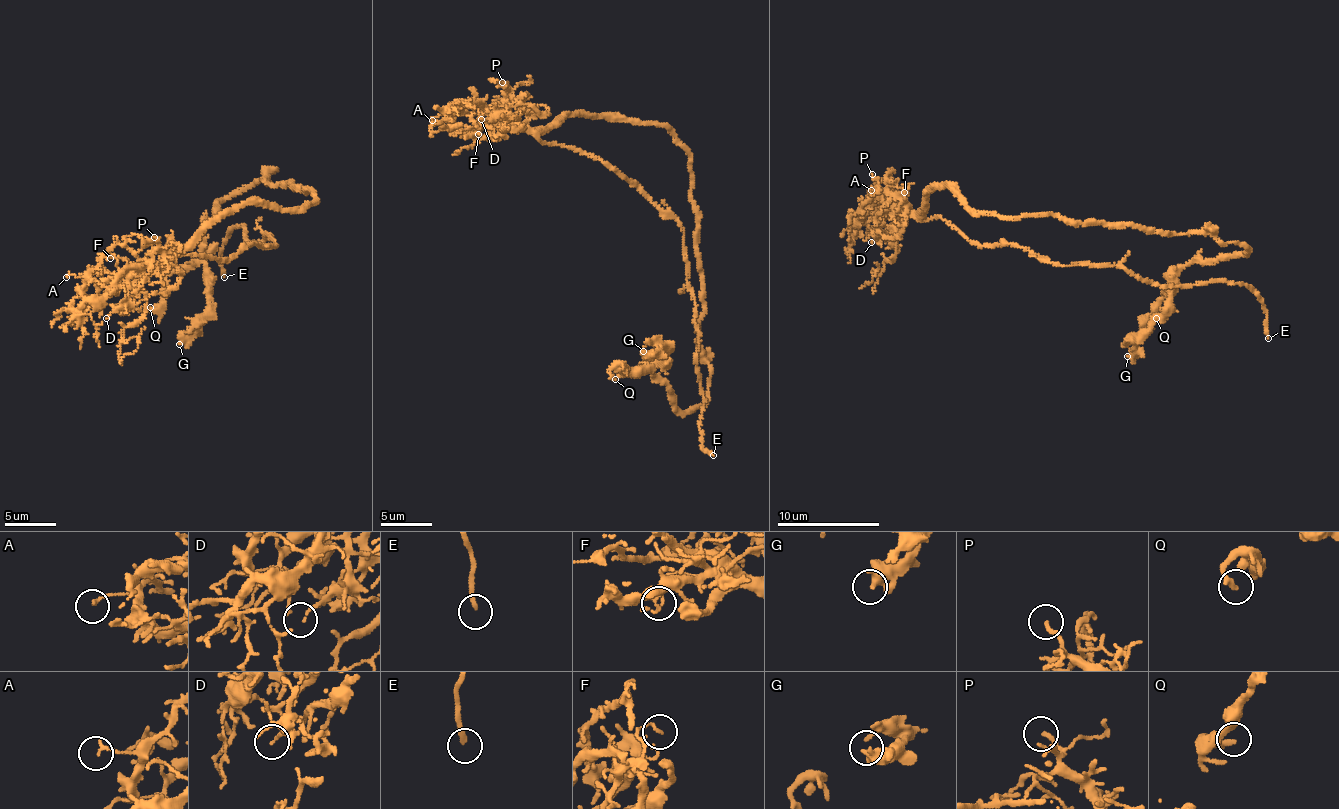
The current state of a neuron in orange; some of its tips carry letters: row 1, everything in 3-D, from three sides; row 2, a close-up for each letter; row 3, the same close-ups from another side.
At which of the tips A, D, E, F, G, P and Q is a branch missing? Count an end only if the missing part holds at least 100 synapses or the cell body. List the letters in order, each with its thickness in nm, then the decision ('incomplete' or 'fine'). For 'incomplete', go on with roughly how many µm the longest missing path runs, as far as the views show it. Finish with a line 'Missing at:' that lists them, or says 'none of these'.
A: calibre 130 nm; fine
D: calibre 110 nm; fine
E: calibre 200 nm; incomplete; missing 30 µm
F: calibre 110 nm; fine
G: calibre 400 nm; fine
P: calibre 180 nm; fine
Q: calibre 240 nm; fine
Missing at: E

